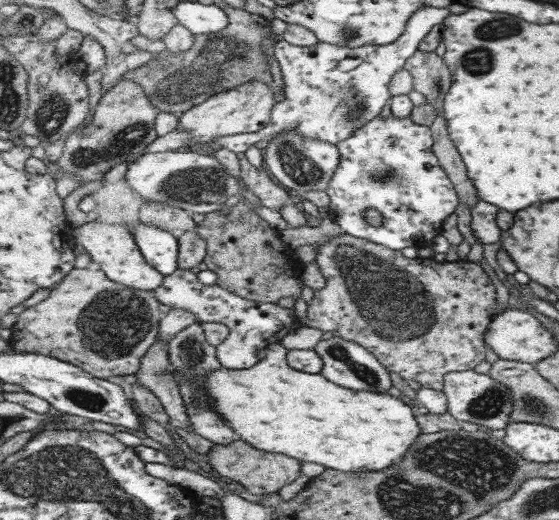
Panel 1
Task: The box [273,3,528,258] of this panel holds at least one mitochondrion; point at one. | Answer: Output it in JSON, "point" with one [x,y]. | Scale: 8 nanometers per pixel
{"point":[479,61]}

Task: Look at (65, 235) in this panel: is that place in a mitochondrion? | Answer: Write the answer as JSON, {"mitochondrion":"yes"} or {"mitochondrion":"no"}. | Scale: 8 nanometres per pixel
{"mitochondrion":"no"}

